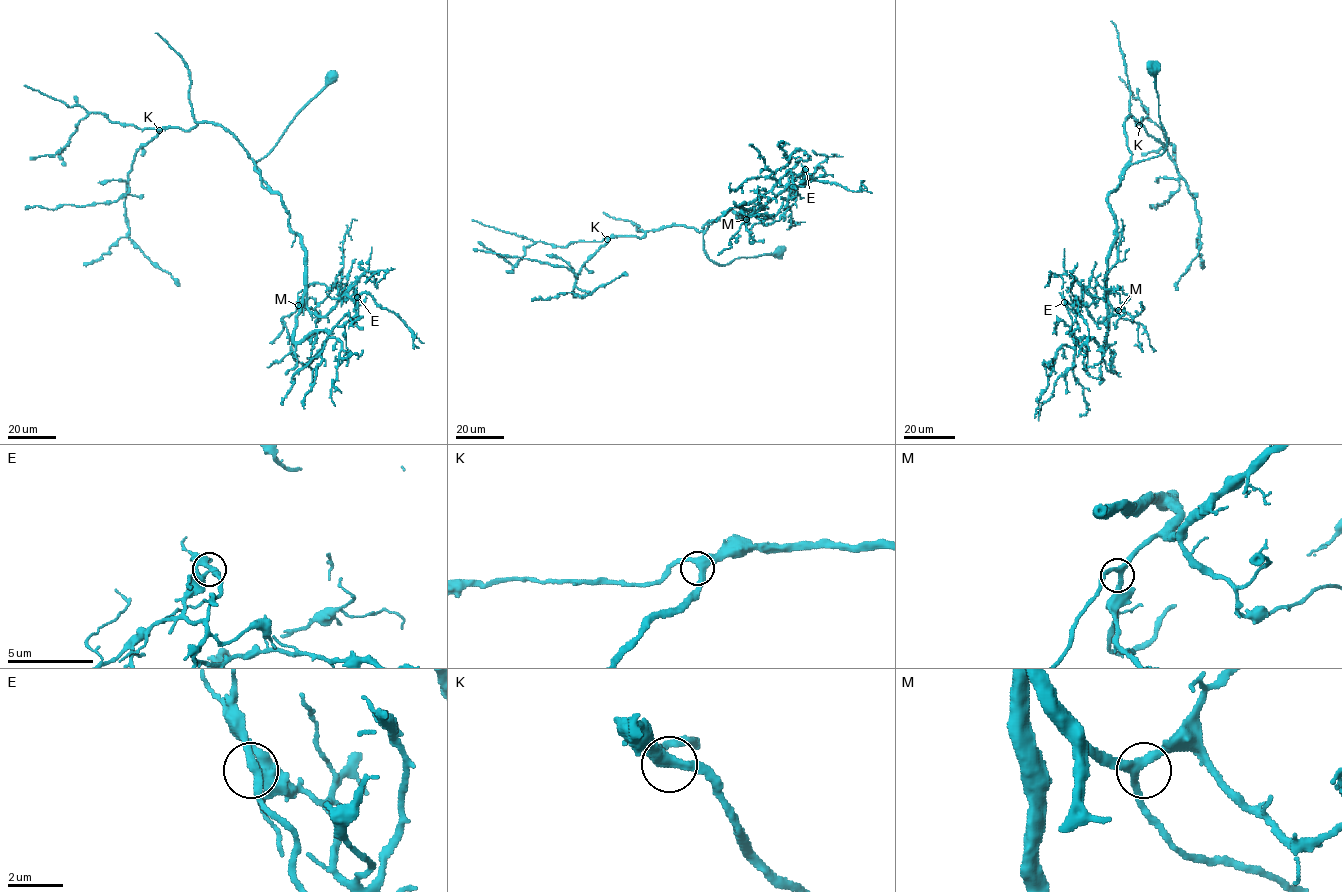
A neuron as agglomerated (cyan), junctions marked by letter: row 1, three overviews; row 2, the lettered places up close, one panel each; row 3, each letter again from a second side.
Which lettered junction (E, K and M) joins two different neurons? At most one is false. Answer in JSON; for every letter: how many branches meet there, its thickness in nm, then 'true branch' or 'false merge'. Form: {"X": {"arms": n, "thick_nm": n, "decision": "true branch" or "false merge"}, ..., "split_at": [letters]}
{"E": {"arms": 3, "thick_nm": 320, "decision": "false merge"}, "K": {"arms": 3, "thick_nm": 380, "decision": "true branch"}, "M": {"arms": 3, "thick_nm": 300, "decision": "true branch"}, "split_at": ["E"]}

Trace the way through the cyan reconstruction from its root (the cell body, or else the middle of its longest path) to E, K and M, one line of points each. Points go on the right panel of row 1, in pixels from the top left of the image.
E: (1153, 68), (1167, 148), (1129, 165), (1108, 198), (1112, 313), (1097, 322), (1064, 302)
K: (1153, 68), (1167, 148), (1123, 171), (1131, 156), (1125, 121), (1130, 116), (1139, 125)
M: (1153, 68), (1167, 148), (1157, 156), (1129, 165), (1108, 198), (1117, 236), (1108, 261), (1106, 297), (1118, 310)

